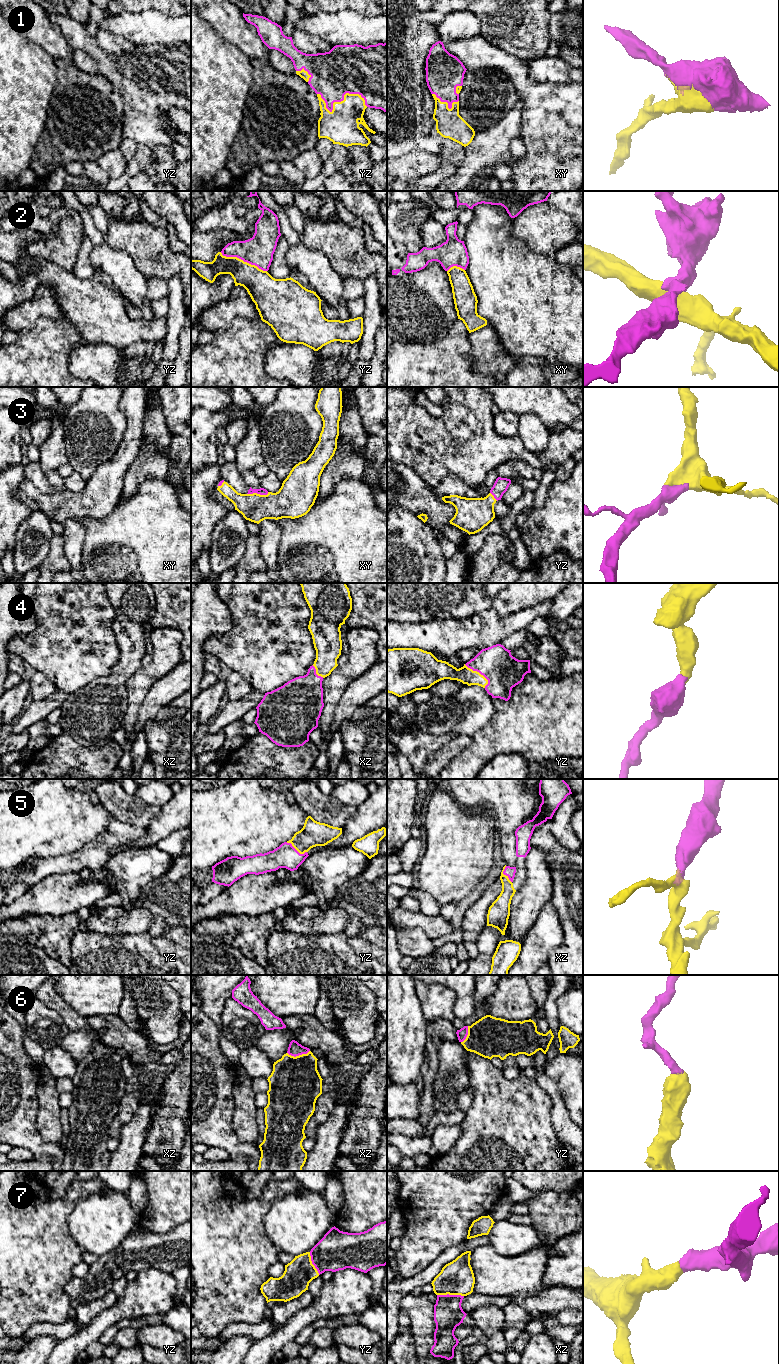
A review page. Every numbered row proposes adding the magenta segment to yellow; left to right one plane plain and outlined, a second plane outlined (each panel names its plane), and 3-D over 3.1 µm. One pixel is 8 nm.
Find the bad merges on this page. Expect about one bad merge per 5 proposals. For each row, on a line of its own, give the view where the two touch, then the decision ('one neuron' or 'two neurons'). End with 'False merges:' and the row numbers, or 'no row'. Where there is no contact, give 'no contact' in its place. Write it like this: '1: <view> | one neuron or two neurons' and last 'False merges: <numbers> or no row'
1: yz | one neuron
2: yz | two neurons
3: xy | one neuron
4: yz | one neuron
5: yz | one neuron
6: xz | one neuron
7: xz | one neuron
False merges: 2

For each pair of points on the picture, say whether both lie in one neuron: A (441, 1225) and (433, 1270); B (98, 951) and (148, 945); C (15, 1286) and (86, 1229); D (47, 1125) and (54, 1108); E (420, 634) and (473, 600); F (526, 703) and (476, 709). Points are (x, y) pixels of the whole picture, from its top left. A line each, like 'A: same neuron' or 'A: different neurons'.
A: different neurons
B: same neuron
C: different neurons
D: same neuron
E: different neurons
F: different neurons

